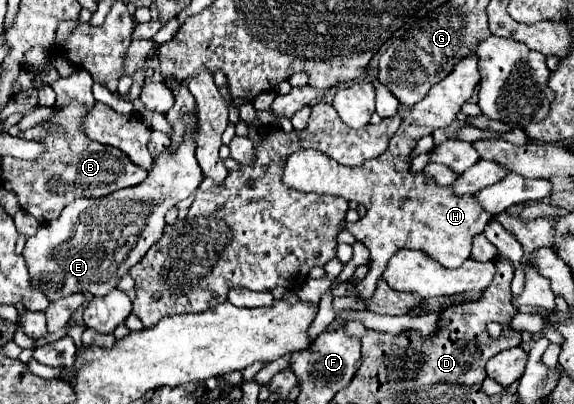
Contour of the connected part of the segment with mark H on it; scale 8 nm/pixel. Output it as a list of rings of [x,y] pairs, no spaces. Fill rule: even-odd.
[[[462,58],[454,66],[450,76],[434,84],[418,104],[398,106],[402,124],[392,136],[390,146],[384,154],[366,160],[362,166],[342,166],[324,152],[312,148],[298,150],[288,156],[282,178],[288,188],[300,192],[340,196],[348,202],[352,200],[366,208],[366,216],[359,221],[343,222],[343,229],[351,232],[370,250],[370,272],[362,282],[356,284],[356,294],[360,298],[366,300],[374,294],[376,280],[382,276],[388,258],[400,248],[420,250],[446,268],[458,268],[466,258],[470,258],[470,242],[474,234],[484,230],[486,222],[490,220],[490,214],[486,214],[486,210],[482,210],[482,206],[478,206],[472,196],[454,196],[448,186],[434,186],[434,182],[430,182],[430,178],[426,178],[422,172],[412,174],[410,164],[406,164],[406,158],[422,136],[432,134],[436,128],[446,128],[456,118],[460,106],[468,102],[478,82],[478,58]]]

